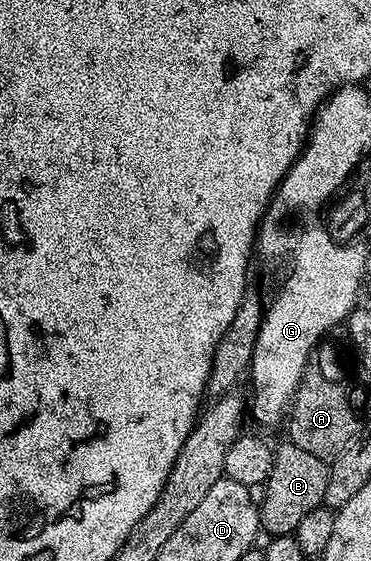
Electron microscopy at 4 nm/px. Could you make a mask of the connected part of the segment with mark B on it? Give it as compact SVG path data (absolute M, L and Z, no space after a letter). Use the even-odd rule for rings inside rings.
M292 442L277 444L273 454L271 474L263 485L265 497L259 500L261 528L269 531L270 537L287 536L296 533L299 521L311 510L322 507L325 503L329 464L315 458L315 454L307 454L307 450L299 450Z

